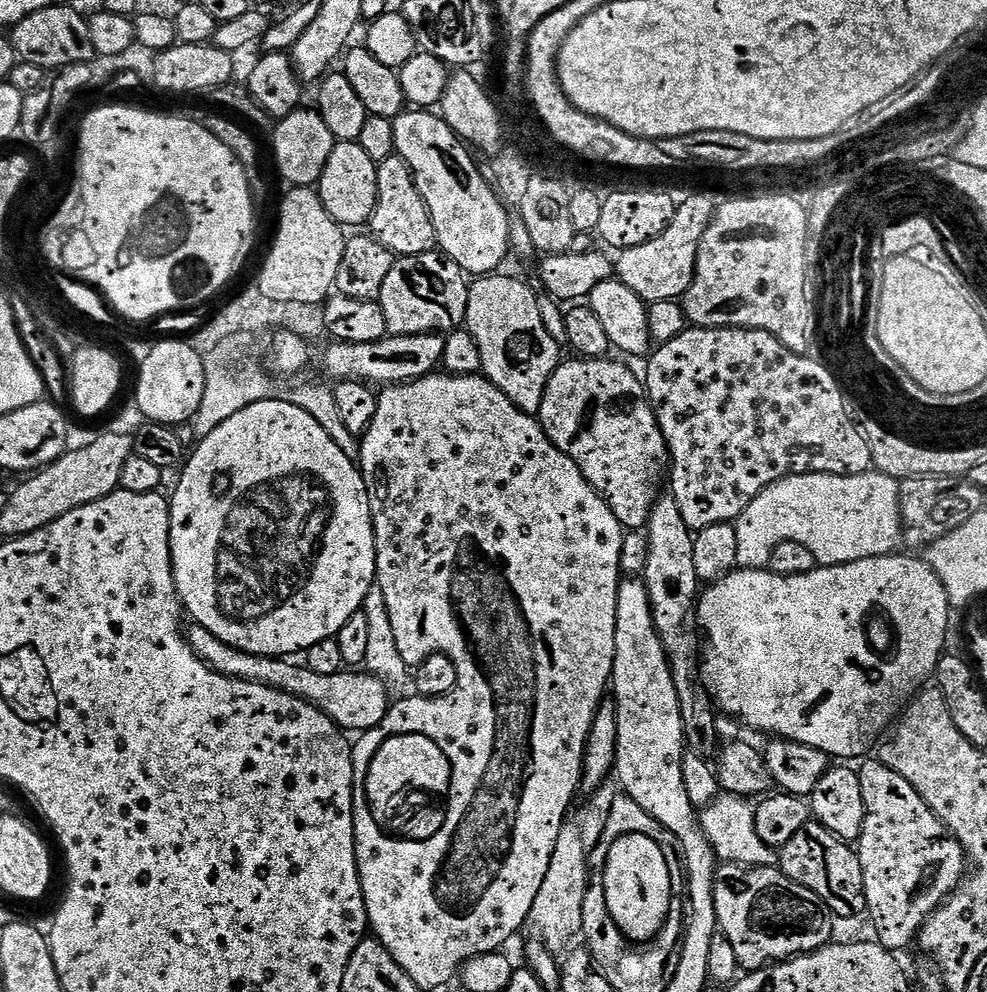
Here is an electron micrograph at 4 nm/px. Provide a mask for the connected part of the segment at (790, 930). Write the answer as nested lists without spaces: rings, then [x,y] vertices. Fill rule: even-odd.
[[[721,863],[717,867],[714,882],[714,906],[719,931],[723,932],[726,938],[730,938],[730,946],[734,946],[734,954],[738,954],[738,962],[745,973],[767,968],[773,962],[803,956],[805,952],[817,952],[834,940],[834,917],[826,902],[822,902],[822,898],[818,898],[814,890],[806,890],[806,886],[791,880],[779,867],[746,868],[739,864]]]

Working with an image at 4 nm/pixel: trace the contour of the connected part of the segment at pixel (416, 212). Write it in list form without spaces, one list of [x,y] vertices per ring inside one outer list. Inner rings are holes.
[[[393,154],[386,158],[376,169],[378,174],[378,198],[376,209],[370,221],[371,235],[378,242],[391,248],[397,257],[413,256],[436,244],[436,235],[432,229],[430,210],[418,194],[412,172],[401,156]]]

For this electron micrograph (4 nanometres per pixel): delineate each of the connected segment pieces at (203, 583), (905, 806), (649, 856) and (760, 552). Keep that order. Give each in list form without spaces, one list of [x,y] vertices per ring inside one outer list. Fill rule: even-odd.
[[[286,398],[254,402],[254,406],[246,406],[246,410],[238,410],[238,414],[226,418],[226,422],[222,422],[214,434],[203,437],[191,449],[182,465],[181,482],[170,498],[168,513],[172,573],[183,611],[187,615],[189,612],[195,623],[206,626],[214,638],[243,652],[273,658],[292,658],[295,652],[304,654],[316,642],[340,633],[352,615],[365,607],[364,599],[376,584],[376,535],[368,487],[357,461],[344,453],[338,442],[334,442],[334,438],[330,438],[330,434],[326,434],[326,430],[322,430],[322,426],[318,426],[310,414],[306,414],[306,410],[294,406]]]
[[[872,758],[864,763],[868,762],[869,764],[859,765],[858,768],[862,782],[862,802],[866,806],[866,818],[858,841],[858,855],[862,862],[862,878],[868,903],[866,916],[867,919],[872,919],[878,943],[883,948],[897,950],[896,948],[906,947],[911,940],[913,943],[929,916],[960,887],[966,876],[966,853],[942,821],[933,814],[930,806],[922,802],[918,790],[914,790],[914,786],[910,786],[910,782],[902,778],[902,774],[894,774],[894,770],[881,764],[879,759]]]
[[[633,832],[618,837],[614,846],[610,846],[604,889],[606,906],[610,906],[610,918],[614,918],[620,933],[629,941],[653,941],[667,922],[674,899],[668,856],[662,854],[660,842],[646,834]]]
[[[875,470],[849,476],[821,472],[787,476],[759,492],[734,523],[742,568],[767,566],[774,546],[782,542],[802,542],[820,566],[890,556],[902,544],[900,485]]]

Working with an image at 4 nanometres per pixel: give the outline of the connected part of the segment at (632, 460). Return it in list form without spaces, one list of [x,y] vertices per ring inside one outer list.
[[[611,358],[565,359],[554,370],[542,398],[538,413],[544,433],[582,470],[586,482],[610,506],[614,518],[626,530],[640,530],[645,527],[658,497],[661,495],[660,483],[665,483],[670,468],[668,443],[664,441],[662,430],[656,421],[652,404],[648,400],[645,381],[640,380],[624,364]]]

